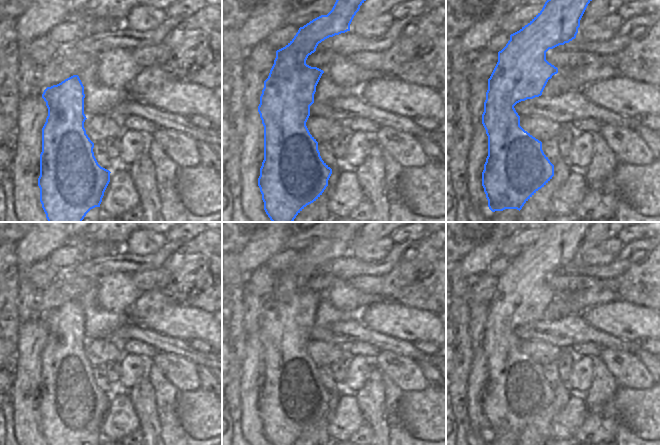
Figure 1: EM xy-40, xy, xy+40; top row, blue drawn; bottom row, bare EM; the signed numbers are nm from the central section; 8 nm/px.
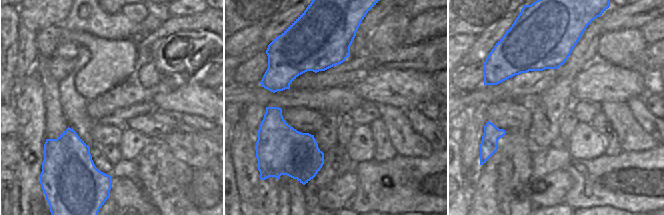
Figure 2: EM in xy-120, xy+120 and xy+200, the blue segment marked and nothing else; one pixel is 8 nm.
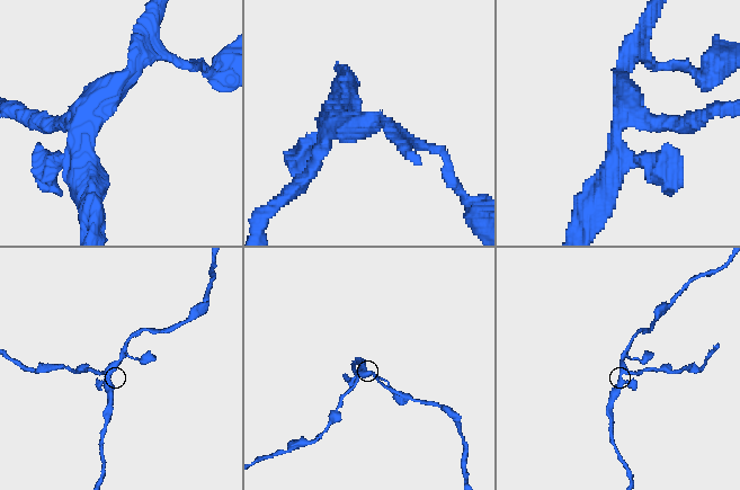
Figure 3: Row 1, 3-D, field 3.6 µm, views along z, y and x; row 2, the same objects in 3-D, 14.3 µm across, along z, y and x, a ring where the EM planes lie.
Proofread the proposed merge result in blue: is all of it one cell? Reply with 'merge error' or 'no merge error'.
no merge error

